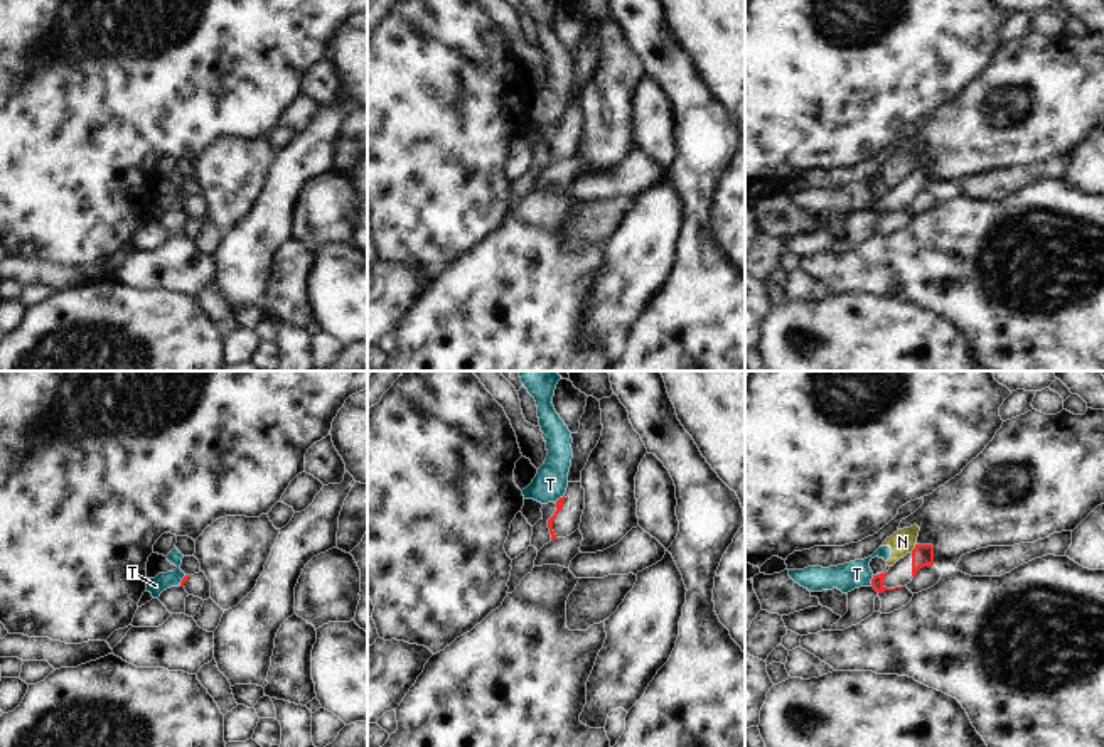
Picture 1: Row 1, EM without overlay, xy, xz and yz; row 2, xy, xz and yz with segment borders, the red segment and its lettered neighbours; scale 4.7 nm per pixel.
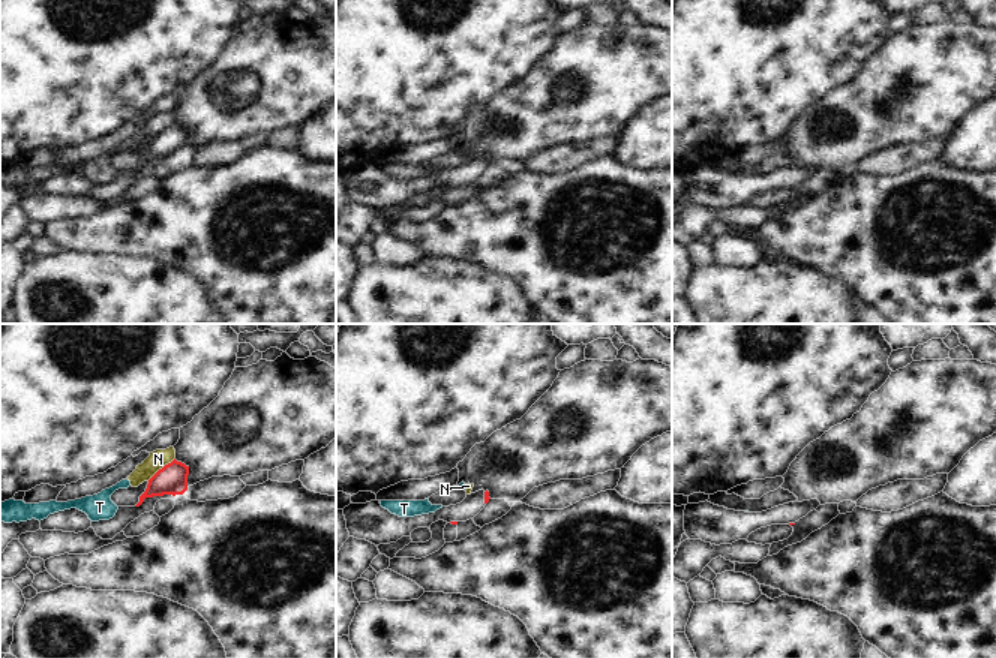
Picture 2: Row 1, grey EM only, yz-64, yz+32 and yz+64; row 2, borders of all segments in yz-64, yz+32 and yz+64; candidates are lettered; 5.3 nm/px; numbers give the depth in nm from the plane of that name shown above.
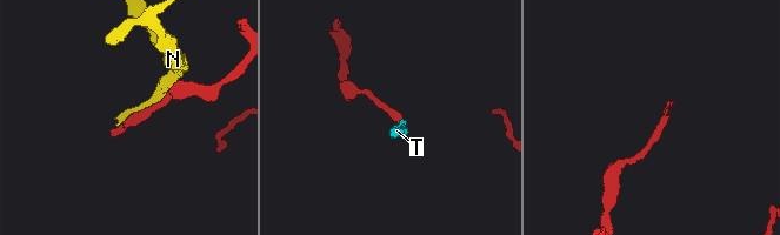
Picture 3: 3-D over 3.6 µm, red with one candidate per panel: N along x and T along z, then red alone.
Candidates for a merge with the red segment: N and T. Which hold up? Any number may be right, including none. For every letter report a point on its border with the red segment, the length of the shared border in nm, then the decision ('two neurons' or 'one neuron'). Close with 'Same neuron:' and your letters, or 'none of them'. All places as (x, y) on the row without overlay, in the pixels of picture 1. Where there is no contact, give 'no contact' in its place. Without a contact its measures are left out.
N: contact yz (914, 171); length 50 nm; two neurons
T: contact yz (872, 203); length 60 nm; two neurons
Same neuron: none of them

